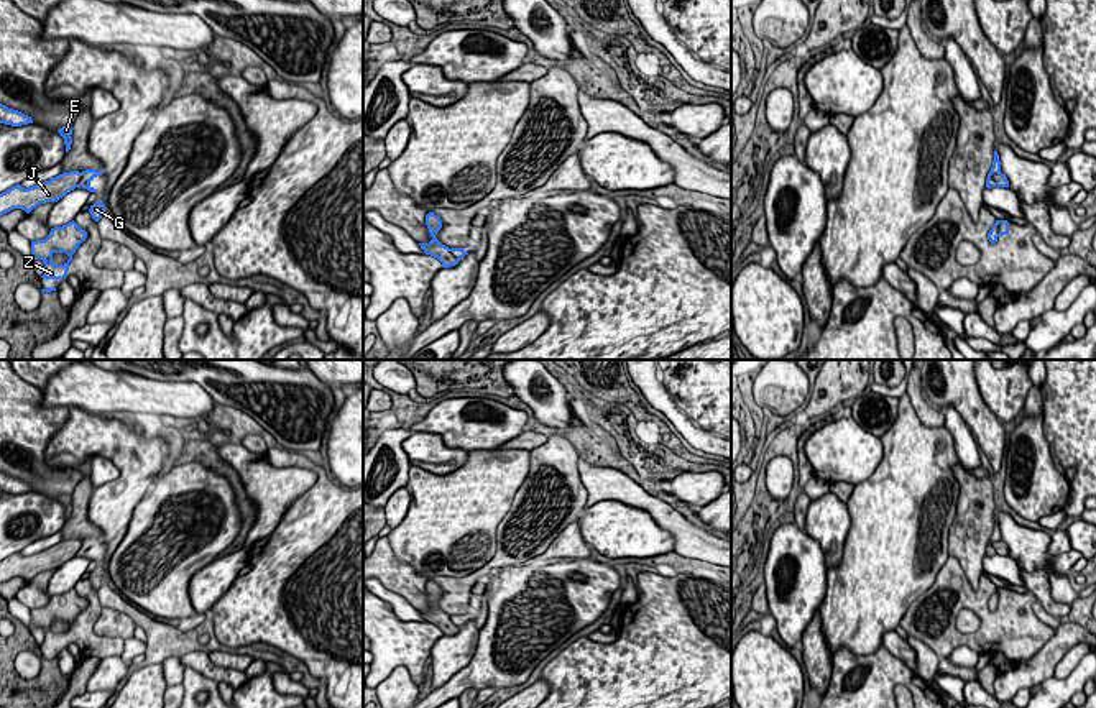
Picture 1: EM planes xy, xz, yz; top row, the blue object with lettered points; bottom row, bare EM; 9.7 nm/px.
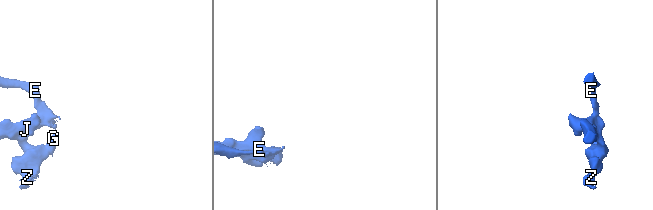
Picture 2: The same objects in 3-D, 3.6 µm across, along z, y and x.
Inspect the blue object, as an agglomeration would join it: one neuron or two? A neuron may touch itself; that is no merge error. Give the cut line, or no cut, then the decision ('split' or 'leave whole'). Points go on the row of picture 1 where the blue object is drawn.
cut yz (999, 171), (993, 176), (994, 184); split

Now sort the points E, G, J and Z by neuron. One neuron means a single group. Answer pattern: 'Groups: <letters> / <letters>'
Groups: E / G J Z

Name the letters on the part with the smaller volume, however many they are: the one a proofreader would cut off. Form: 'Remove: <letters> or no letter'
Remove: G, J, Z

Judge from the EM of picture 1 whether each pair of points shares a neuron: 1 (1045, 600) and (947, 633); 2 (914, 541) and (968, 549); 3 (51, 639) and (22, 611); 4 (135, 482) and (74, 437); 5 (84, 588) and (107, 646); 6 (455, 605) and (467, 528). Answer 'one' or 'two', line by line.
1: two
2: two
3: two
4: one
5: one
6: two

